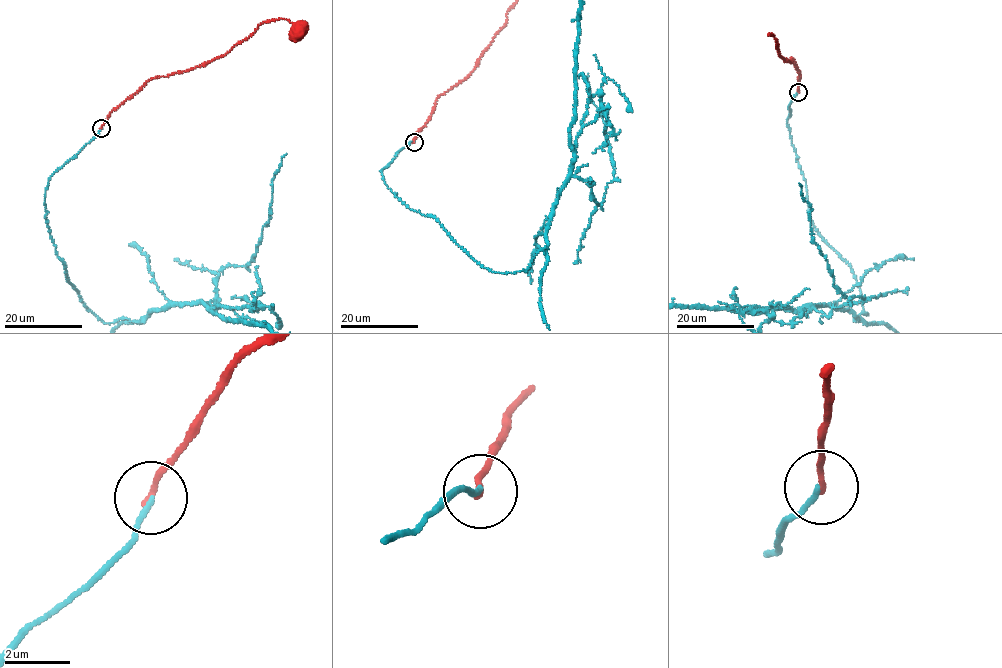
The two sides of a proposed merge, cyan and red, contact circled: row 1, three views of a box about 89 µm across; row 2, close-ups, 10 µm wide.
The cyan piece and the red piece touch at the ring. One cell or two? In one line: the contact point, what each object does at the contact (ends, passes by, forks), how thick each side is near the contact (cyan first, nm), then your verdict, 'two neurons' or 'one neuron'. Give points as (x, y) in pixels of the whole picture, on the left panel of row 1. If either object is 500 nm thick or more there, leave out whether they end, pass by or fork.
(101, 128) | cyan ends | red ends | 140/180 nm | two neurons

